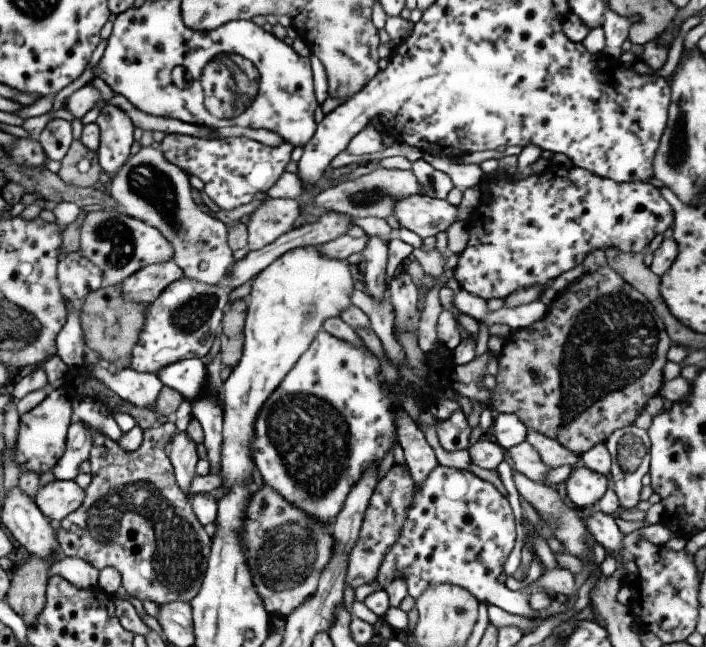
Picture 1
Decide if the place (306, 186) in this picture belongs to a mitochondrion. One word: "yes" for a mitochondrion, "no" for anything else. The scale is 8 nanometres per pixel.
no

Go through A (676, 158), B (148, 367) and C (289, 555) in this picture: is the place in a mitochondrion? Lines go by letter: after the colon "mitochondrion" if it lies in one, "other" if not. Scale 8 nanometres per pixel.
A: mitochondrion
B: other
C: mitochondrion

